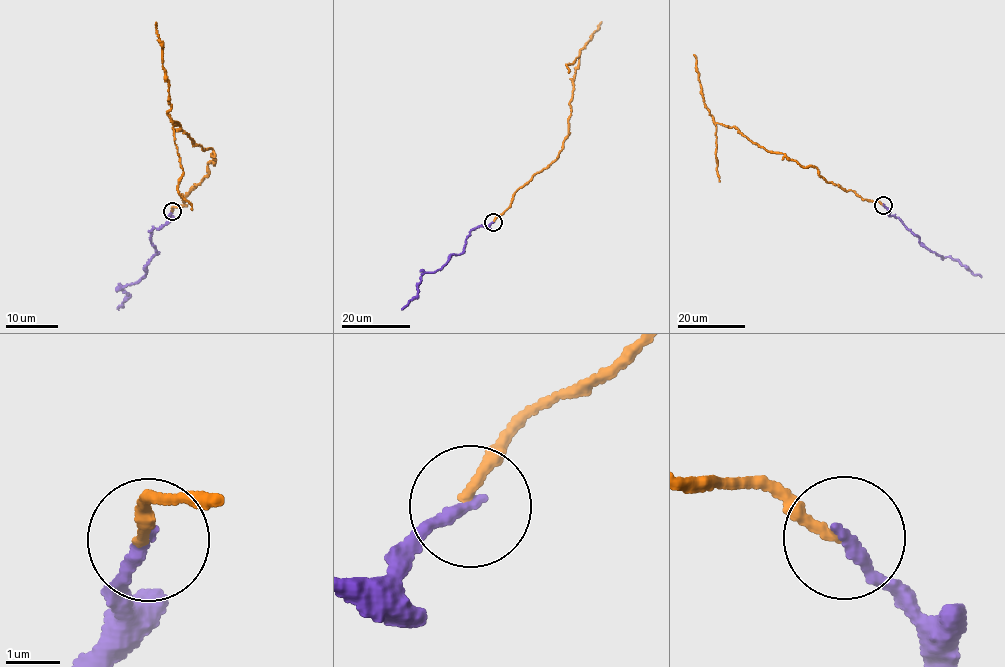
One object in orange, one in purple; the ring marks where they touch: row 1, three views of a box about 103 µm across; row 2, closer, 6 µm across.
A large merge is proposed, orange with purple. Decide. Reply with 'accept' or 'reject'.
accept

